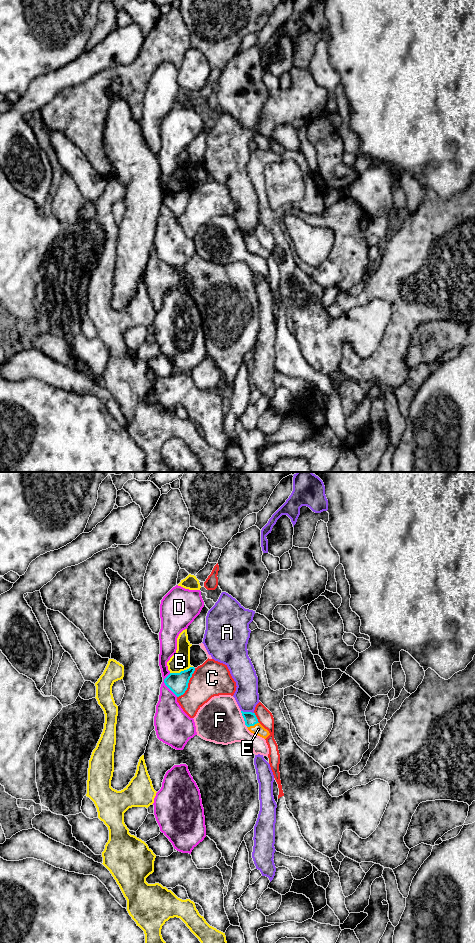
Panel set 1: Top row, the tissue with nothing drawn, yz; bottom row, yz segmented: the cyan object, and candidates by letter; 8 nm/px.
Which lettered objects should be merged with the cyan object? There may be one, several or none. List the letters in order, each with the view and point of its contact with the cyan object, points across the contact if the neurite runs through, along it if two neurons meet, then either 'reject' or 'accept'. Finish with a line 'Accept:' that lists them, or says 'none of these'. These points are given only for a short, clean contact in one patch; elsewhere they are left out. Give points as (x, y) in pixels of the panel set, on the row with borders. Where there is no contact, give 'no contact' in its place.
A: contact yz (247, 712); border yz (241, 710), (253, 713); reject
B: contact yz (181, 671); reject
C: contact yz (187, 684); reject
D: contact yz (166, 685); reject
E: contact yz (252, 725); way yz (250, 718), (252, 725), (258, 729); accept
F: contact yz (244, 719); reject
Accept: E

